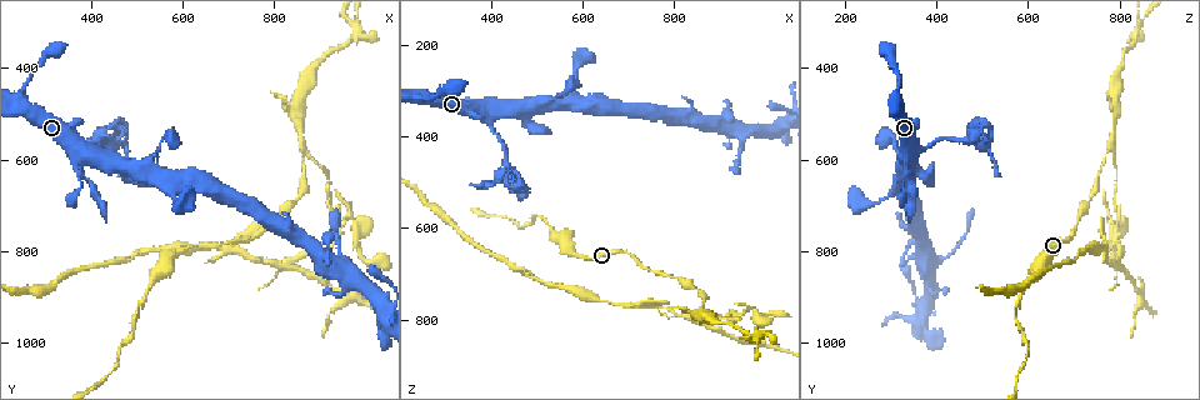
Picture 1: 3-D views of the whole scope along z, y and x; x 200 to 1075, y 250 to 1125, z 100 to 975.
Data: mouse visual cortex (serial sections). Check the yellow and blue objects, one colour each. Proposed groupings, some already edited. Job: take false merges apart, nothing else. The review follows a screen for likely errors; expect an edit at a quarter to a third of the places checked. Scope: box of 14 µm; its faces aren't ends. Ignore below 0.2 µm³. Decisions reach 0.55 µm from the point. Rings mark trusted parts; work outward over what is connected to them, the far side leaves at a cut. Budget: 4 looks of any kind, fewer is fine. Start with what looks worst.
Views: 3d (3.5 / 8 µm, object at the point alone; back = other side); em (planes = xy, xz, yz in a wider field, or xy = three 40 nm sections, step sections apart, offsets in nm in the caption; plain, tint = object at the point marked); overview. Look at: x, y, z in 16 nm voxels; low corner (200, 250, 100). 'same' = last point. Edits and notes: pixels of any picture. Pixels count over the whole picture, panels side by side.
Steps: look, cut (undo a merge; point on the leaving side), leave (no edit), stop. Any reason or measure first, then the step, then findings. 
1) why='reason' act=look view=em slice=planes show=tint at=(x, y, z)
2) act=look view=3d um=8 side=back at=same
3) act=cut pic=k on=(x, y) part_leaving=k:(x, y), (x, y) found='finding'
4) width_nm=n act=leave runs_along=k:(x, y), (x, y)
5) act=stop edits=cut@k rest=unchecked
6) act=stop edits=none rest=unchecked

why='arms part here' act=look view=3d um=3.5 side=back at=(865, 580, 775)

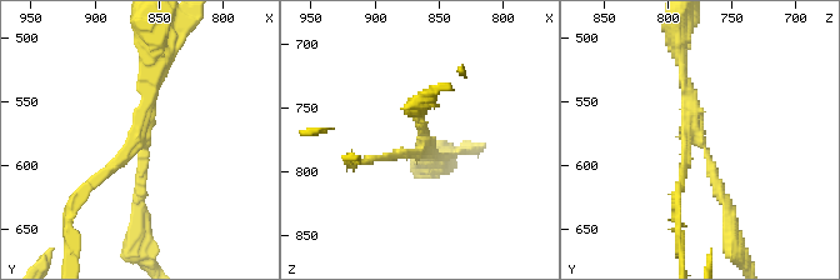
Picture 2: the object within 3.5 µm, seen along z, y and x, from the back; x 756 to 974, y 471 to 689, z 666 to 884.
arms=3 arm_widths_nm=100,150,150 act=look view=em slice=xy step=3 show=tint at=(862, 580, 778)

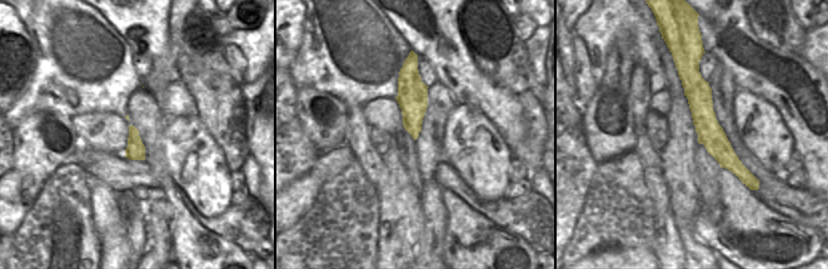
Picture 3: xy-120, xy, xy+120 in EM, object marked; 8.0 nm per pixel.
act=cut pic=2 on=(108, 170) part_leaving=2:(140, 138), (71, 199), (71, 226) found='two cells meet here'

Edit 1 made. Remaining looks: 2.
why='three-way junction' act=look view=3d um=3.5 at=(980, 315, 845)

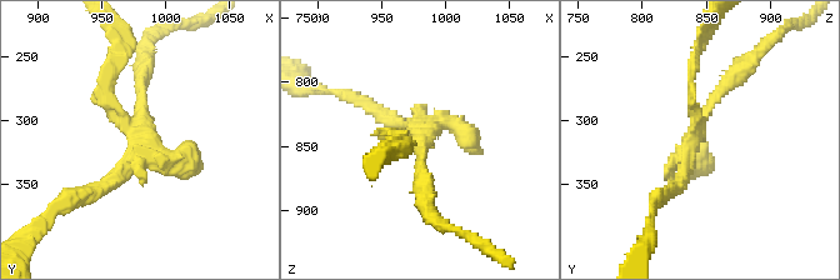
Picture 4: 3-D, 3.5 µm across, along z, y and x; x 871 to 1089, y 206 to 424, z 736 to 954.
why='now the EM' act=look view=em slice=xy step=1 show=tint at=(978, 312, 840)

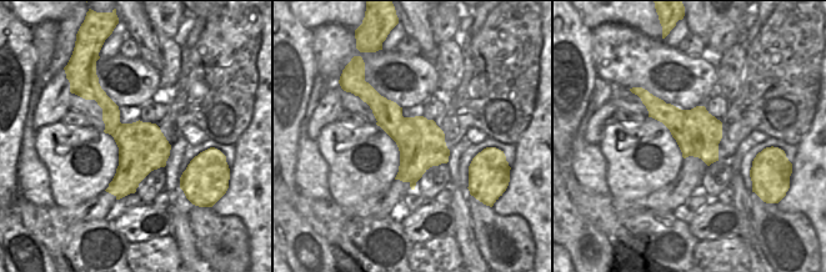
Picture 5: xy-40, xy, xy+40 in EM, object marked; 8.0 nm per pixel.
act=cut pic=4 on=(105, 78) part_leaving=4:(123, 120), (103, 78), (130, 58) found='two cells meet here'

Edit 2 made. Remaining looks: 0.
act=stop edits=cut@2,cut@4 rest=unchecked

